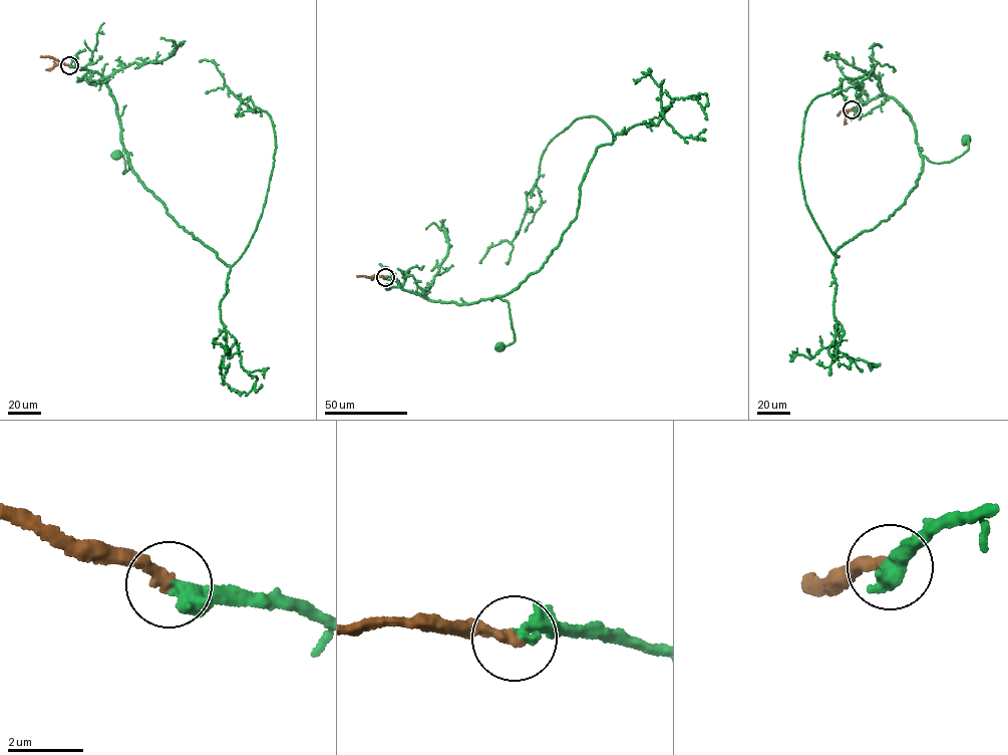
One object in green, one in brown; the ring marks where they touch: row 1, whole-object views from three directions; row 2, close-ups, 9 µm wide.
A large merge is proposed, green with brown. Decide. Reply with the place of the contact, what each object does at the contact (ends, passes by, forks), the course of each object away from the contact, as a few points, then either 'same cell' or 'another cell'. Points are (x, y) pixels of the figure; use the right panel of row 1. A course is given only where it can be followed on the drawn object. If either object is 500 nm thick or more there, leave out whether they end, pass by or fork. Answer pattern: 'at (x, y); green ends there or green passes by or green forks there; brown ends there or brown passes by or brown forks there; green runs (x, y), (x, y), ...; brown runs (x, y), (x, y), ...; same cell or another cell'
at (852, 109); green ends there; brown ends there; green runs (851, 109), (882, 94), (894, 98), (913, 123), (920, 155), (933, 163), (957, 158), (968, 150), (966, 141); brown runs (852, 109), (836, 114); same cell

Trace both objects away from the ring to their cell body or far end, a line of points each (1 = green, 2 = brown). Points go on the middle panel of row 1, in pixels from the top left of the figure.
1: (385, 277), (432, 301), (467, 304), (496, 296), (508, 302), (515, 341), (499, 347)
2: (385, 277), (357, 275)

